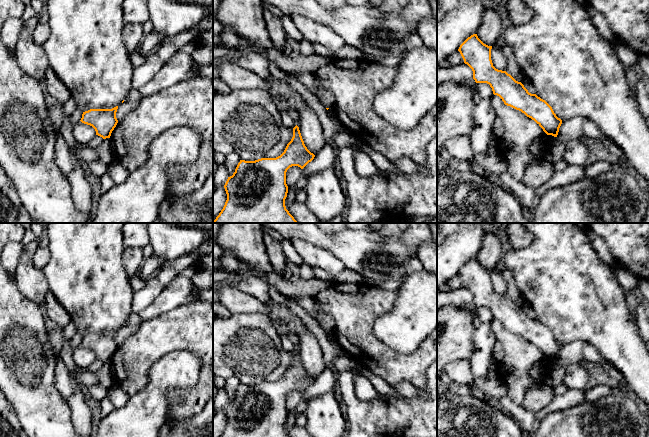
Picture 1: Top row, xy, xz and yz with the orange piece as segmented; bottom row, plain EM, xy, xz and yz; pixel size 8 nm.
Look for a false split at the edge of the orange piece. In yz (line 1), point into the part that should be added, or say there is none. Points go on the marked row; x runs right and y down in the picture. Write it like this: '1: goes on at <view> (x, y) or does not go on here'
1: does not go on here

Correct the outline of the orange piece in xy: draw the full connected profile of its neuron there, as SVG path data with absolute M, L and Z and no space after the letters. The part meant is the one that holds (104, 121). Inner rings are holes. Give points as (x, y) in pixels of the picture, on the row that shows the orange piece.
M118 106L112 109L90 109L83 112L81 122L92 126L96 135L103 139L110 138L112 131L116 127L118 120L116 118Z

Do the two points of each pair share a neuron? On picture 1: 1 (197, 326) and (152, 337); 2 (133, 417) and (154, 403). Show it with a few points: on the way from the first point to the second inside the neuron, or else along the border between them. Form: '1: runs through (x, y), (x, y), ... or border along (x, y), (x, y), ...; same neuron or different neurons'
1: runs through (186, 328), (163, 334); same neuron
2: runs through (138, 417), (149, 408); same neuron

